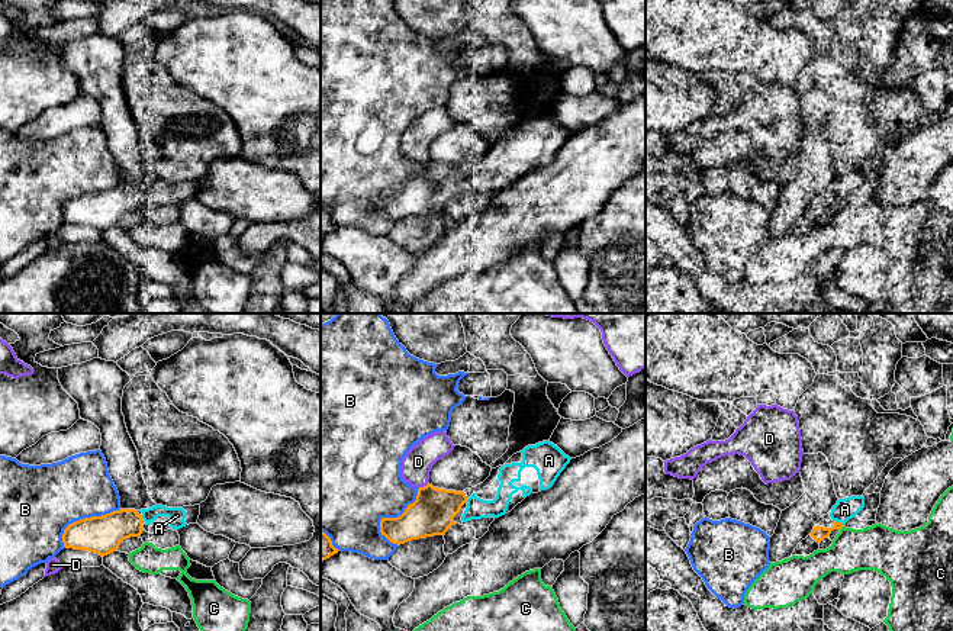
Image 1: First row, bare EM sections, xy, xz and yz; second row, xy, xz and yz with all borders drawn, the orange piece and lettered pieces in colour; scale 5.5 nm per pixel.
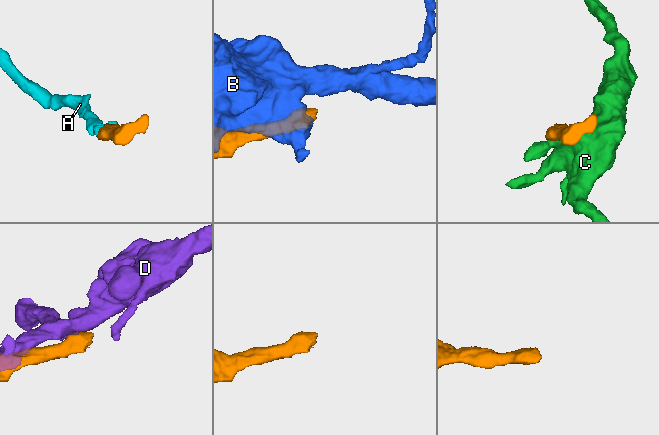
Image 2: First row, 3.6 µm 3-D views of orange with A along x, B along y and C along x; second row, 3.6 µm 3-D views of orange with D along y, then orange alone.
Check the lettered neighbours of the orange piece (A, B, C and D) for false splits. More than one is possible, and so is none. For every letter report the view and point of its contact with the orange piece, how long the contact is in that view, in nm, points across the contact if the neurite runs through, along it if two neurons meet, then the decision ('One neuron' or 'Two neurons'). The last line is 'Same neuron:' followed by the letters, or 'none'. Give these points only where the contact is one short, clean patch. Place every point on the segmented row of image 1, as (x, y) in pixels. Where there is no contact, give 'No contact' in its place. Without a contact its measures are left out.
A: Touches orange at yz (839, 522). Shared border 70 nm. One neuron
B: Touches orange at xz (392, 518). Shared border 360 nm. Two neurons
C: Touches orange at yz (842, 527). Shared border 40 nm. Two neurons
D: Touches orange at xz (424, 486). Shared border 60 nm. Boundary: xz (428, 483), (419, 488). Two neurons
Same neuron: A

